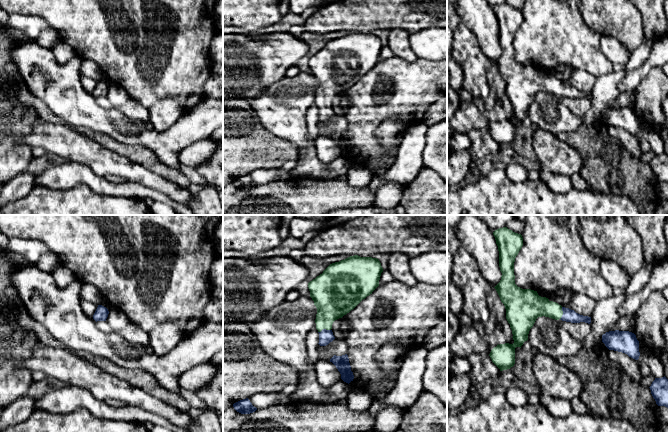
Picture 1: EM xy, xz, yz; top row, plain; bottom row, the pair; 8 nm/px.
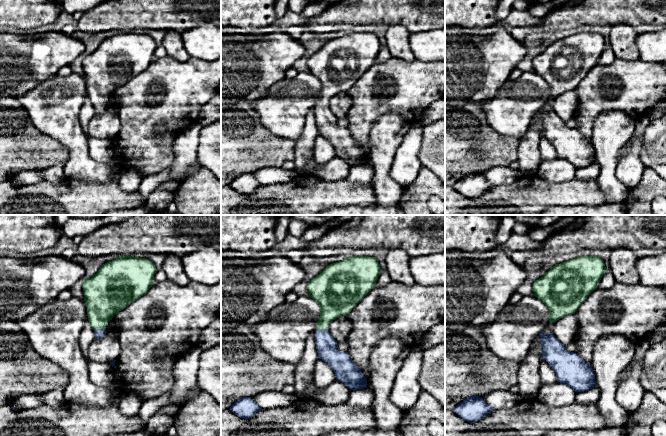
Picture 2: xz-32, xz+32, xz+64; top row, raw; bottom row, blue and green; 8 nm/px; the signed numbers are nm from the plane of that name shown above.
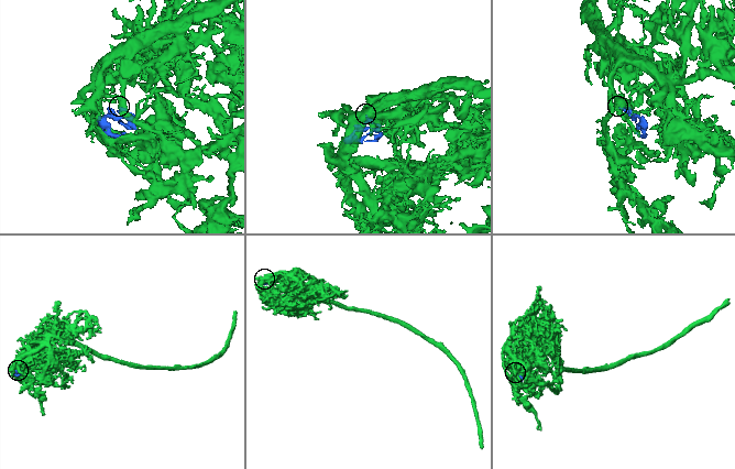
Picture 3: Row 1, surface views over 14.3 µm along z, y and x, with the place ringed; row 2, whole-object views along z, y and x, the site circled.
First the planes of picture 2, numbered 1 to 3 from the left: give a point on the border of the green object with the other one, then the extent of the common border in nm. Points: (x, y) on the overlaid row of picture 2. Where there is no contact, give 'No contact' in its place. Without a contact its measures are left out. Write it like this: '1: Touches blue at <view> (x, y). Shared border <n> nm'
1: Touches blue at xz-32 (99, 329). Shared border 100 nm
2: Touches blue at xz+32 (321, 329). Shared border 90 nm
3: No contact

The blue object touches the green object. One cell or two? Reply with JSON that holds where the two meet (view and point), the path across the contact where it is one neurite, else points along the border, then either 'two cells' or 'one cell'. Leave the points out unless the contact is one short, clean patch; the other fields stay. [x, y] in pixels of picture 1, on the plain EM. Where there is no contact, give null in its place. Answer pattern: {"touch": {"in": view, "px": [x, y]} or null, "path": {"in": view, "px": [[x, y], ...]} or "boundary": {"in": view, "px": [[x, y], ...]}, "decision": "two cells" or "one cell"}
{"touch": {"in": "xz", "px": [324, 105]}, "path": {"in": "xz", "px": [[325, 112], [324, 105], [324, 94], [333, 76]]}, "decision": "one cell"}

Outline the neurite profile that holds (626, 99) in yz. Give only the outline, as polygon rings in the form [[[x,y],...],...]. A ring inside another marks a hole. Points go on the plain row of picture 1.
[[[623,92],[620,93],[616,99],[619,107],[629,107],[634,109],[636,98],[634,92]]]

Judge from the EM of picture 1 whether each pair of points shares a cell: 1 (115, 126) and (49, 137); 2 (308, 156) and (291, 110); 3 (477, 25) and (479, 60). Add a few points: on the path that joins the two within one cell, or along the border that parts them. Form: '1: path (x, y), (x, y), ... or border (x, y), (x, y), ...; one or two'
1: border (72, 126), (74, 128); two
2: path (303, 145), (291, 126), (291, 121); one
3: border (463, 23), (473, 33), (481, 51), (490, 61); two

